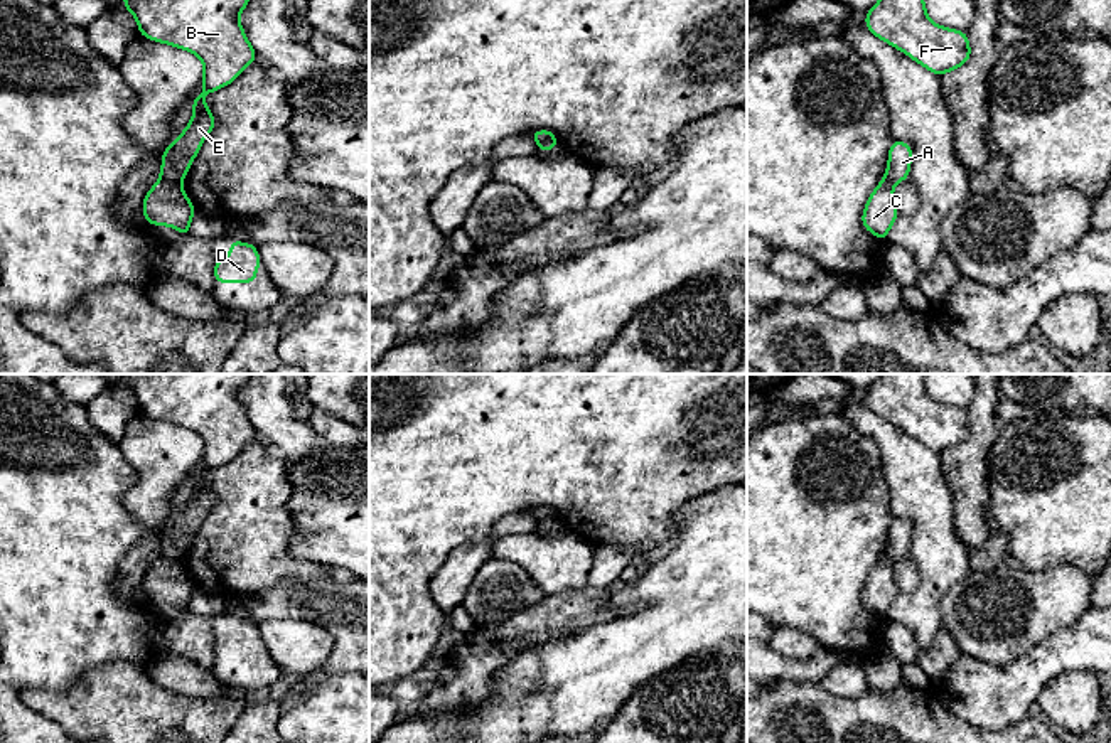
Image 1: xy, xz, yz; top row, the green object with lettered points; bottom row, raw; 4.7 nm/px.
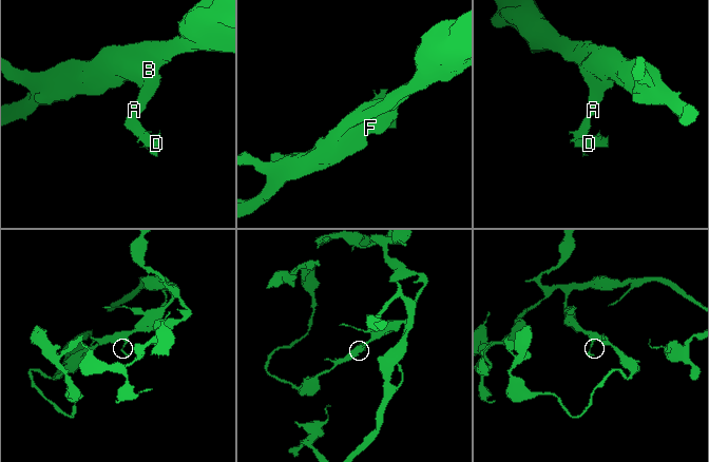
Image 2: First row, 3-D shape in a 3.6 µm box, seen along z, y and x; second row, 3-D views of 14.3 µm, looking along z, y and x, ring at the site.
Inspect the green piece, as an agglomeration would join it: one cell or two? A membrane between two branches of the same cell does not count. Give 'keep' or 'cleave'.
cleave

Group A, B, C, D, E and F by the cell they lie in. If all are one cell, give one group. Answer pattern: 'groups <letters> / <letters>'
groups A B E F / C D

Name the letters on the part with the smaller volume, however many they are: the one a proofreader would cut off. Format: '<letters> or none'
C, D

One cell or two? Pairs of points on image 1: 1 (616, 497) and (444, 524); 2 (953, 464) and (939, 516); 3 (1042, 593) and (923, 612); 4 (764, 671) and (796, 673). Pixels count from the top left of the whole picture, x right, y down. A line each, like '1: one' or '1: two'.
1: one
2: two
3: two
4: one

